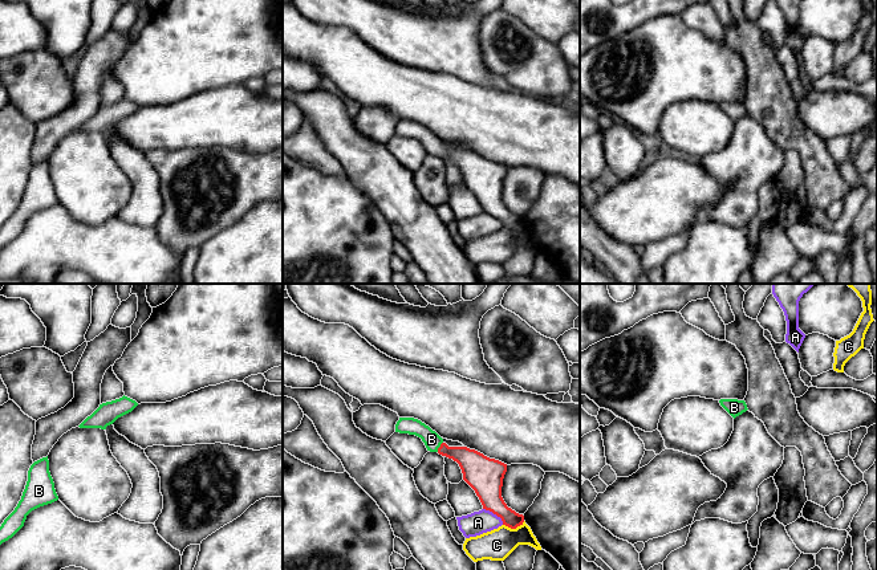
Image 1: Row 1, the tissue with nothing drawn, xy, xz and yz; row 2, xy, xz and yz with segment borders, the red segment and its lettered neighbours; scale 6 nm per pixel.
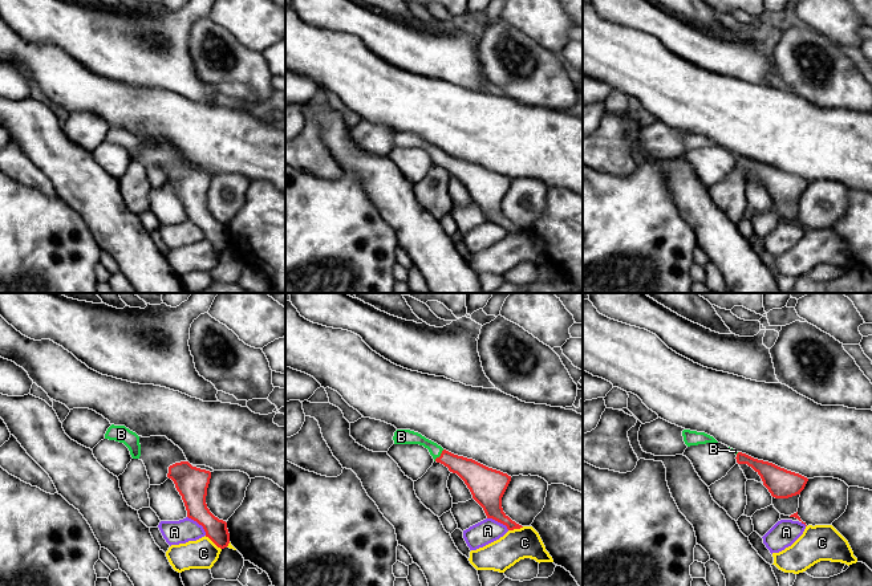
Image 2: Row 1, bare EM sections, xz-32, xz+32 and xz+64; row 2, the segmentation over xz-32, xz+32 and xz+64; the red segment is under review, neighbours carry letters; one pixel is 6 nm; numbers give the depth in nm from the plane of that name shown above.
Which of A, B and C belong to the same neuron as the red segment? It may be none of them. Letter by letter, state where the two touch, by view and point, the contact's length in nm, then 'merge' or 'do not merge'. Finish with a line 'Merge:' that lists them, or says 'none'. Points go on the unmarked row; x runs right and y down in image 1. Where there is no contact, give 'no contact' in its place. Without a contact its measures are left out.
A: xz (495, 216) | 160 nm | do not merge
B: xz (439, 150) | 70 nm | merge
C: xz (514, 231) | 140 nm | do not merge
Merge: B

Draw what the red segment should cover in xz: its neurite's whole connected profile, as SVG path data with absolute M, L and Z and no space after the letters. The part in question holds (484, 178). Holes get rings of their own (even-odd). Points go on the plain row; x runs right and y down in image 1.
M399 121L395 135L415 138L422 142L427 154L438 155L456 164L463 183L475 194L483 212L500 220L503 228L511 232L523 228L524 219L508 211L502 200L507 167L467 150L448 150L435 134L414 121Z

